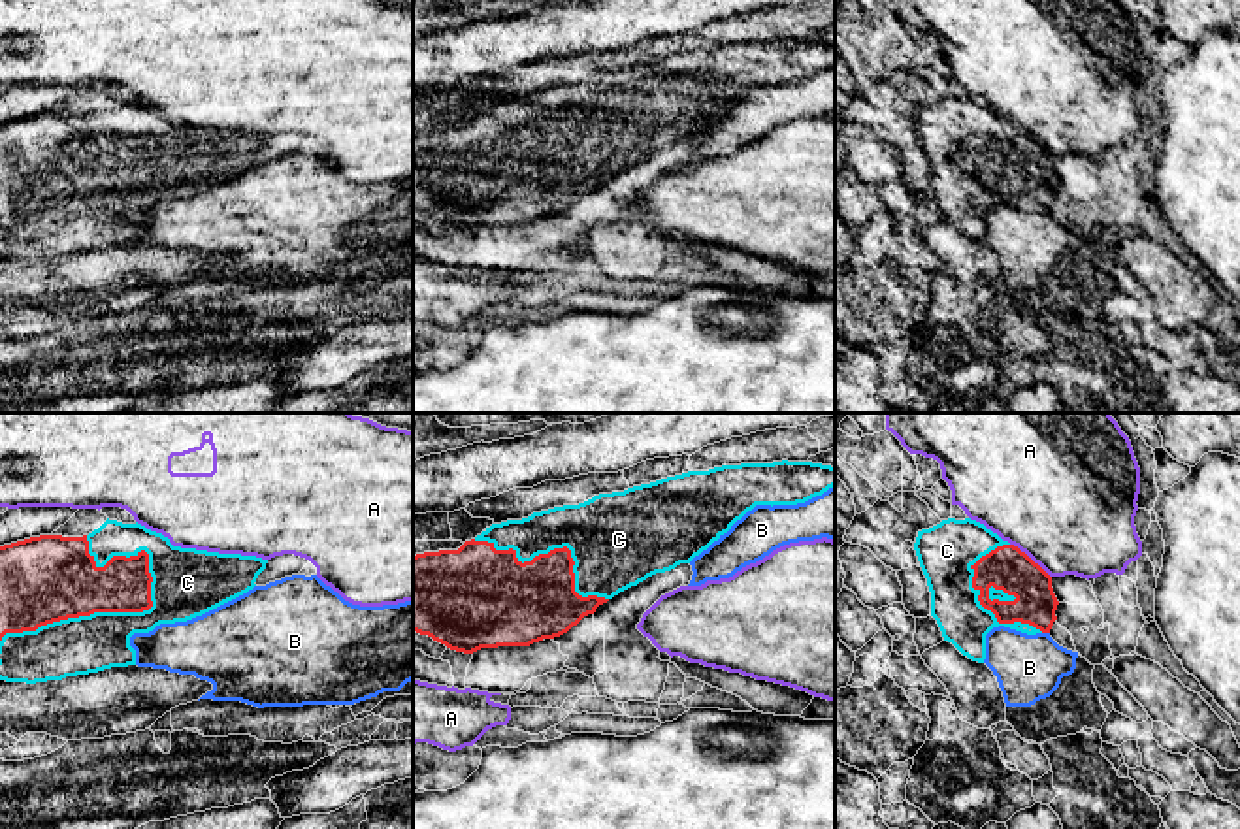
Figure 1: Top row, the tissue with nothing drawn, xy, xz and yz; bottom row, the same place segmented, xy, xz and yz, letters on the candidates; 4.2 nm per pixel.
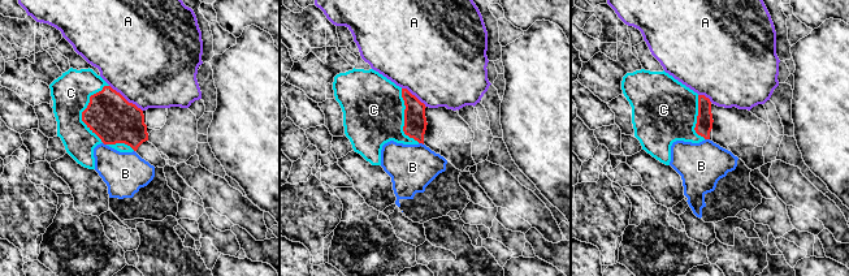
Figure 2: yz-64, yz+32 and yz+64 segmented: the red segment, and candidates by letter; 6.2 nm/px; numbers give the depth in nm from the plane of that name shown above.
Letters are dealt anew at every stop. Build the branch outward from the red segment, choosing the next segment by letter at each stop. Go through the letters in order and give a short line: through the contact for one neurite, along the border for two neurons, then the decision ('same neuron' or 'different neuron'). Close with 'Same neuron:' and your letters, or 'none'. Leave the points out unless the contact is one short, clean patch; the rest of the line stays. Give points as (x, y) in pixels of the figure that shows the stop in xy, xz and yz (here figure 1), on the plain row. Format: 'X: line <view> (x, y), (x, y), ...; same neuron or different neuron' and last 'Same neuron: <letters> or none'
A: different neuron
B: different neuron
C: same neuron
Same neuron: C

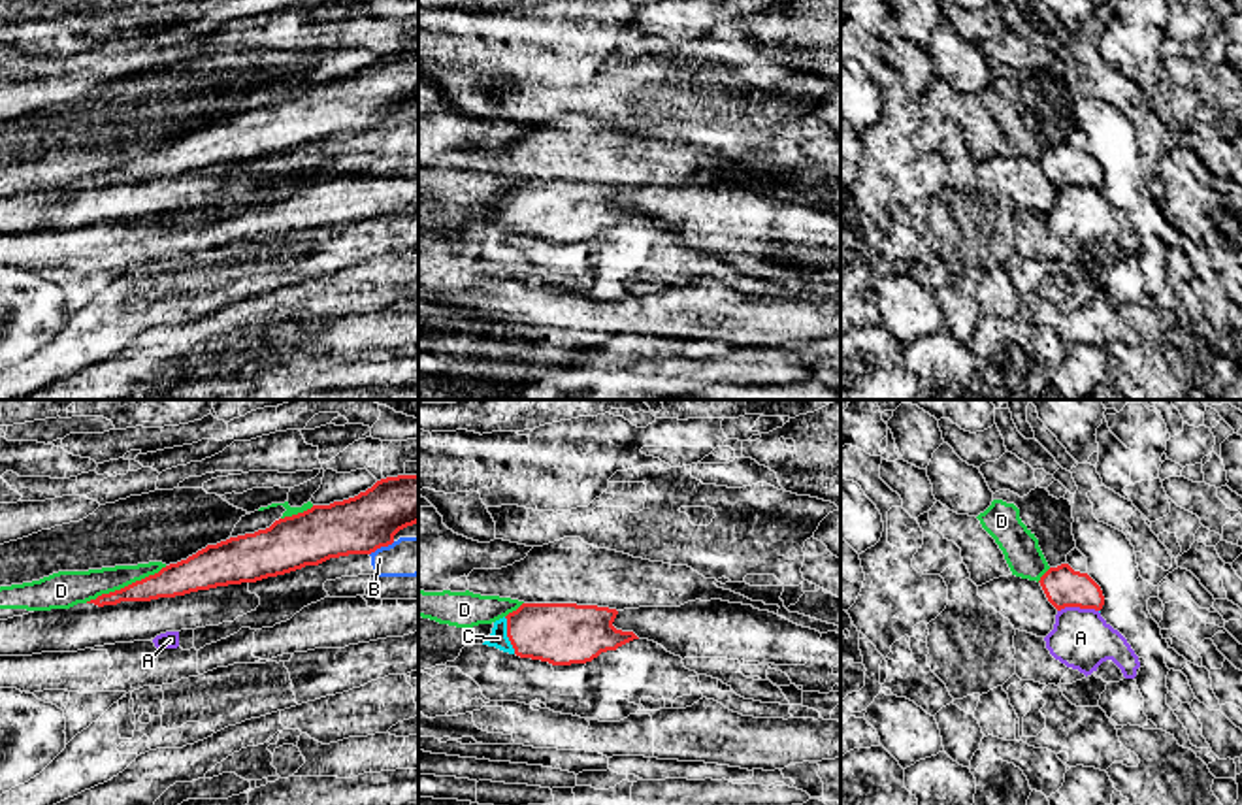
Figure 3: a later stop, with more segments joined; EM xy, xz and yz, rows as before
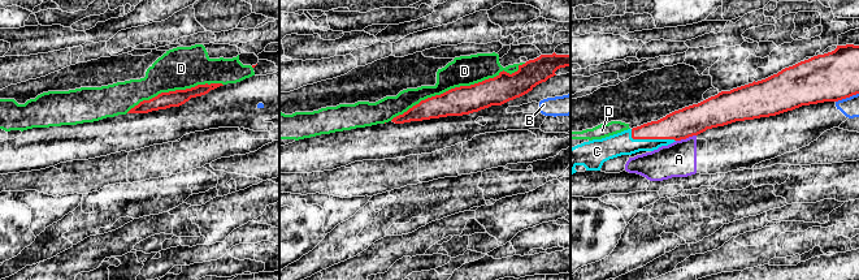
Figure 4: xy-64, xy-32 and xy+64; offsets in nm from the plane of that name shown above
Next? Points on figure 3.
A: line yz (1097, 187), (1062, 185), (1058, 189); different neuron
B: different neuron
C: same neuron
D: different neuron
Same neuron: C

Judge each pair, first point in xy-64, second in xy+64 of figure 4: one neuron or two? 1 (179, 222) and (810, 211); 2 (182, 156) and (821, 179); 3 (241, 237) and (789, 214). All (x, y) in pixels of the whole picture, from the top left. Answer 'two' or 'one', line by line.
1: one
2: two
3: two

